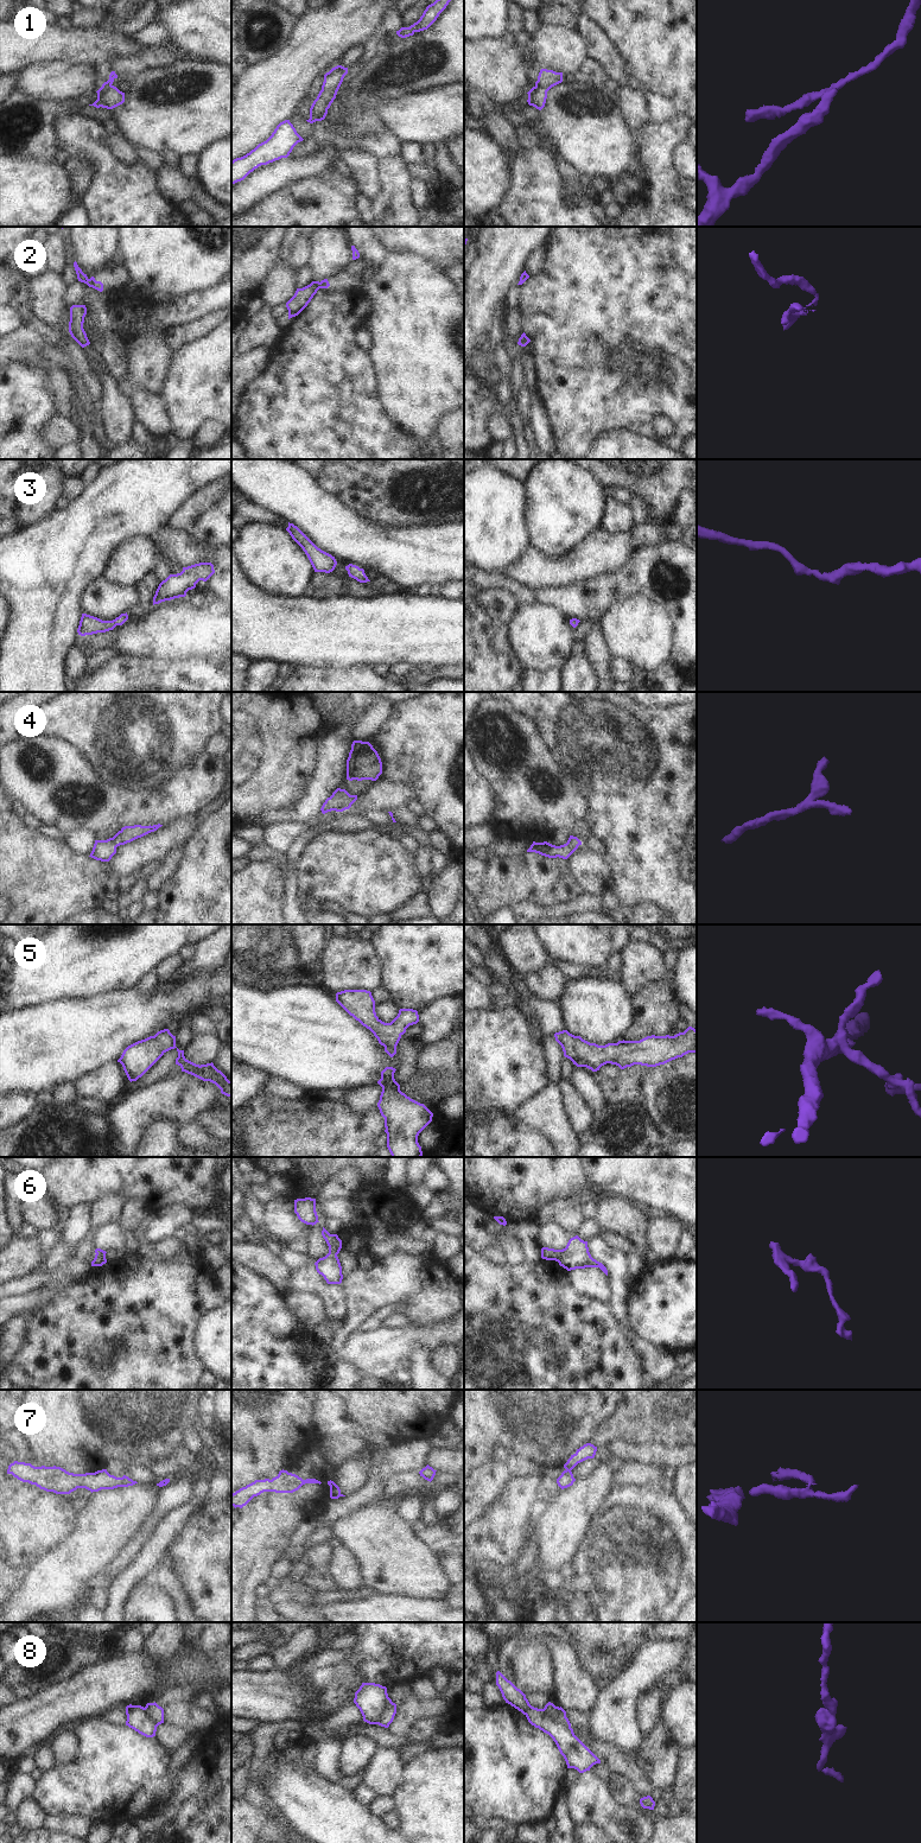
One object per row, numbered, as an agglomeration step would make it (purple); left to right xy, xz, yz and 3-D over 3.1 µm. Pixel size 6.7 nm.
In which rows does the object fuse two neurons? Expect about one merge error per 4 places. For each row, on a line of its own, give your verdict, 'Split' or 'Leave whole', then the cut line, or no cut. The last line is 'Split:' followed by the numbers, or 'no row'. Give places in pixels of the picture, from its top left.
1: Split. Split along yz (535, 84), (542, 86), (547, 90)
2: Split. Split along xy (88, 279), (86, 283)
3: Leave whole. No split
4: Leave whole. No split
5: Leave whole. No split
6: Leave whole. No split
7: Split. Split along yz (566, 1469), (570, 1470)
8: Split. Split along yz (539, 1709), (544, 1716), (570, 1728)
Split: 1, 2, 7, 8

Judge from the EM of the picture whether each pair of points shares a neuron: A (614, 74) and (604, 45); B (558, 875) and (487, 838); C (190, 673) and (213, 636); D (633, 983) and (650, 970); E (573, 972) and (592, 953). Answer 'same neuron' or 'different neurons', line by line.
A: same neuron
B: different neurons
C: different neurons
D: same neuron
E: different neurons

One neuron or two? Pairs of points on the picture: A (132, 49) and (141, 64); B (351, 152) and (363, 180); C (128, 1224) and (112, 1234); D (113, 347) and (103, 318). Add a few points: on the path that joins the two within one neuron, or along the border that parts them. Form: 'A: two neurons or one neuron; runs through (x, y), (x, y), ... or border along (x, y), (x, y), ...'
A: two neurons; border along (144, 46), (137, 53), (116, 61)
B: one neuron; runs through (356, 159), (363, 166), (363, 173)
C: two neurons; border along (118, 1224), (132, 1232)
D: two neurons; border along (102, 341), (112, 332), (116, 332), (129, 342)

